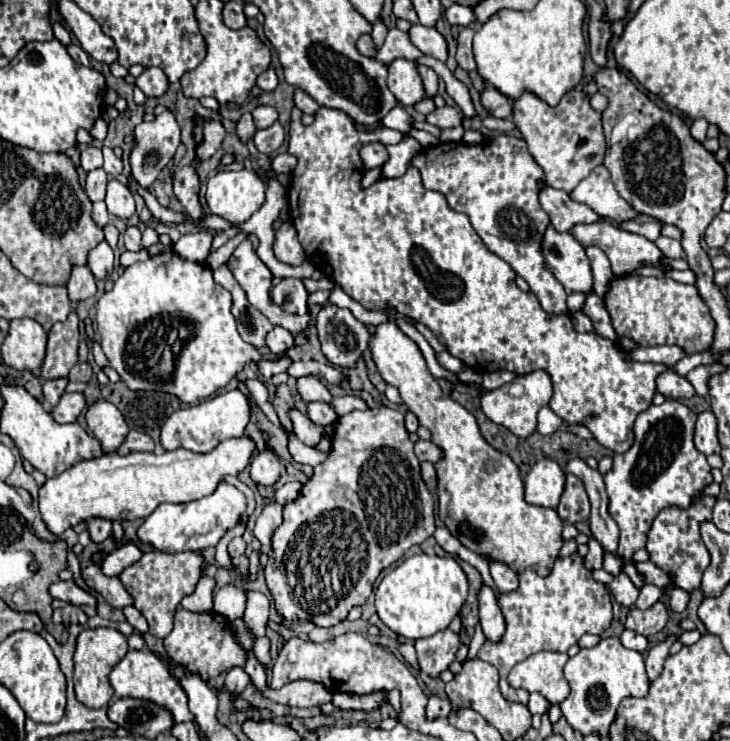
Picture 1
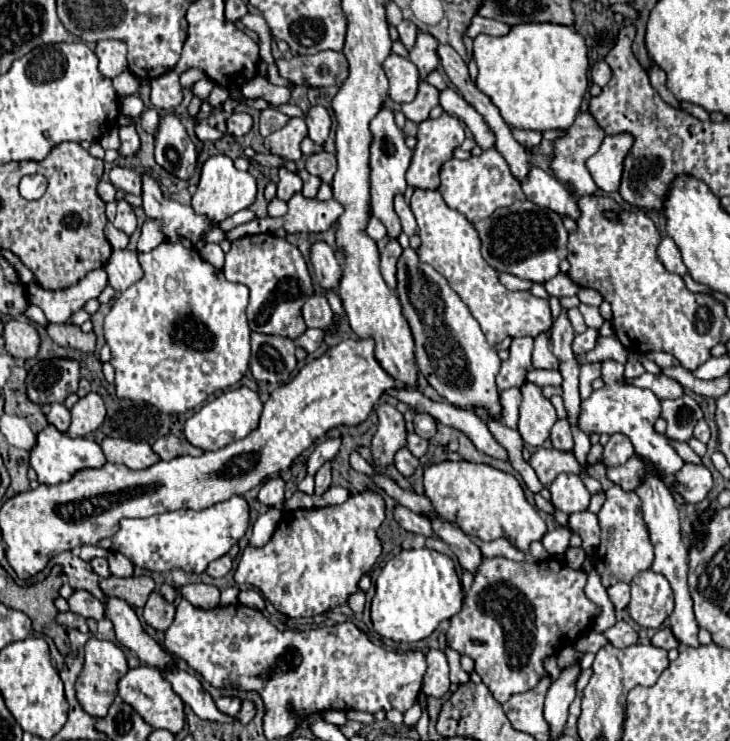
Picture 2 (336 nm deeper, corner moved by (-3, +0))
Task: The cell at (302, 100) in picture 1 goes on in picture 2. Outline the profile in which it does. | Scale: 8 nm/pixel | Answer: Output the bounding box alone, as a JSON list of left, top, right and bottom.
[305,106,331,144]

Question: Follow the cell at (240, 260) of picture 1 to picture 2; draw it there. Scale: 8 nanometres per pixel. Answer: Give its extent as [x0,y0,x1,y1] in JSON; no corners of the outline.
[223,232,313,340]

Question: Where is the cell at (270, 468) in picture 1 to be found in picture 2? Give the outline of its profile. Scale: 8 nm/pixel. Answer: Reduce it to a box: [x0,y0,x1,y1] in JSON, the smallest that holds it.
[259,476,285,510]

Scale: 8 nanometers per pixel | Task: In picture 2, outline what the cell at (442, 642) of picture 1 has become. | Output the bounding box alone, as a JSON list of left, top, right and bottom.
[423,650,449,698]

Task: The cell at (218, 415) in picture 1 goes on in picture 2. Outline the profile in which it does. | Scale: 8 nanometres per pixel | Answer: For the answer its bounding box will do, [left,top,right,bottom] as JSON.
[185,386,261,450]

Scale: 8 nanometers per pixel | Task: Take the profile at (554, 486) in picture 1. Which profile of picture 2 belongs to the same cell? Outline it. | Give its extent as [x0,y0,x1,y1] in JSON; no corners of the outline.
[551,474,591,514]

